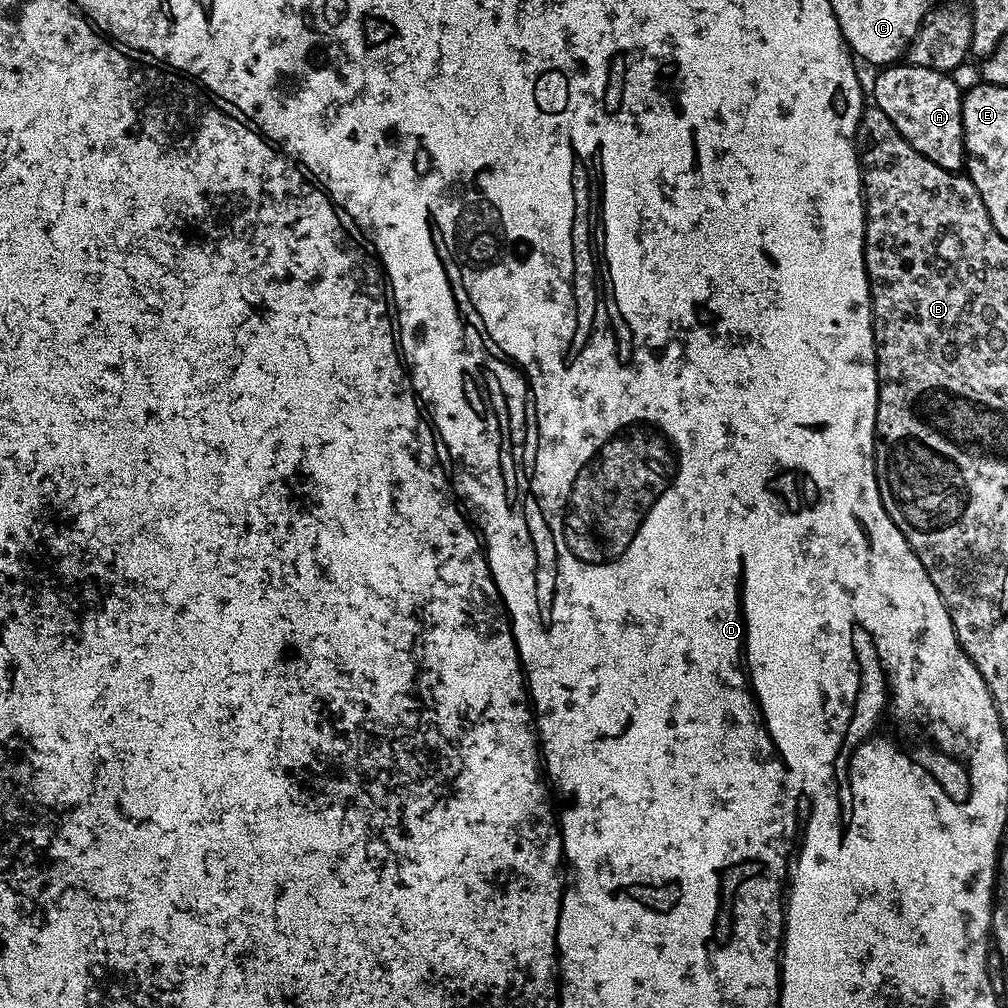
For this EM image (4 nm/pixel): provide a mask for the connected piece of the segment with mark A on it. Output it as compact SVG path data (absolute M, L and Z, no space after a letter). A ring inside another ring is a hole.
M907 62L884 66L877 72L880 73L872 84L872 92L870 88L871 99L872 96L876 99L873 100L875 107L880 108L882 114L890 118L890 122L894 122L898 134L902 134L902 138L906 138L906 142L910 142L910 146L914 146L918 154L930 158L930 162L942 166L942 170L960 172L966 164L962 130L962 88L952 81L953 77L938 70L930 70L926 66L914 66Z

